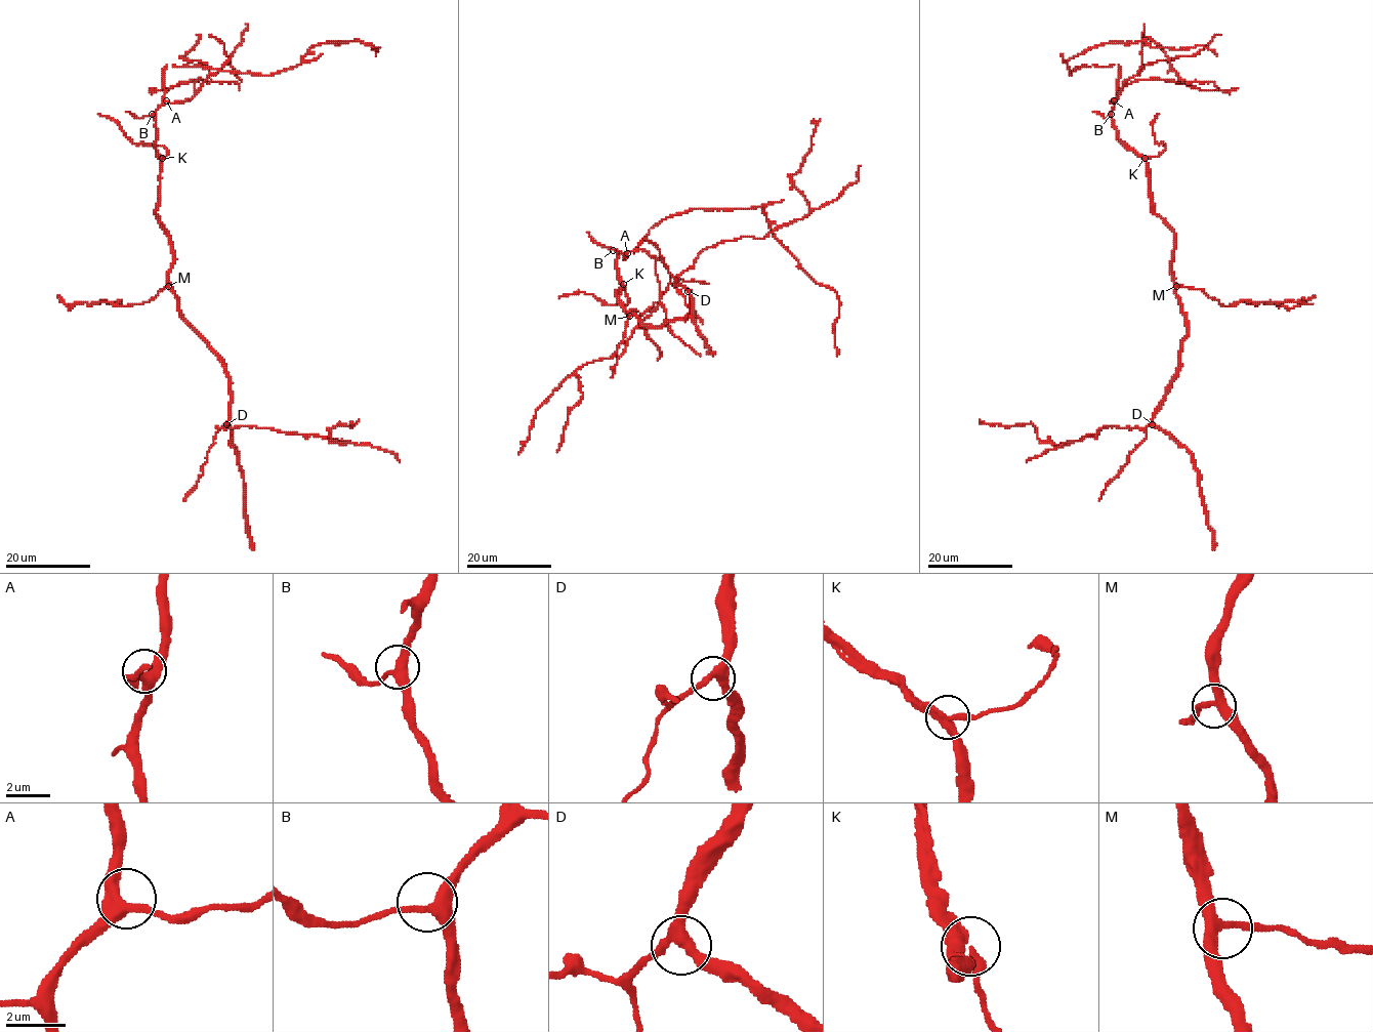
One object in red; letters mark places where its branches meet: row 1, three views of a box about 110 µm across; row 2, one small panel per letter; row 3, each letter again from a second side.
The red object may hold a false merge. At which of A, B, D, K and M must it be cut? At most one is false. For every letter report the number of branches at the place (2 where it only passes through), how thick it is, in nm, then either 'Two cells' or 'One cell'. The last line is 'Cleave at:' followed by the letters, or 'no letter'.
A: Branches: 3. Thickness 380 nm. One cell
B: Branches: 3. Thickness 360 nm. One cell
D: Branches: 3. Thickness 360 nm. One cell
K: Branches: 3. Thickness 340 nm. One cell
M: Branches: 3. Thickness 320 nm. One cell
Cleave at: no letter

